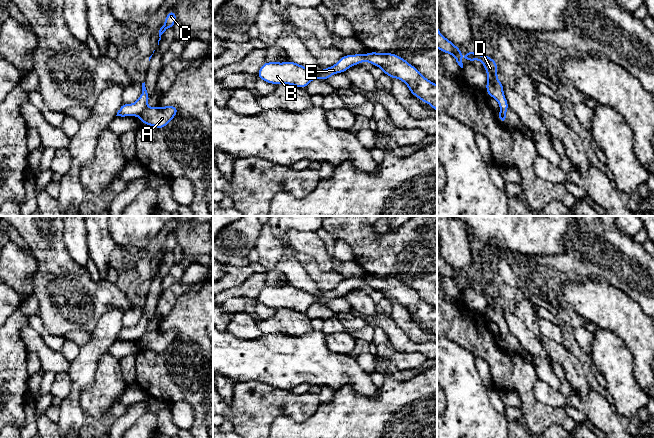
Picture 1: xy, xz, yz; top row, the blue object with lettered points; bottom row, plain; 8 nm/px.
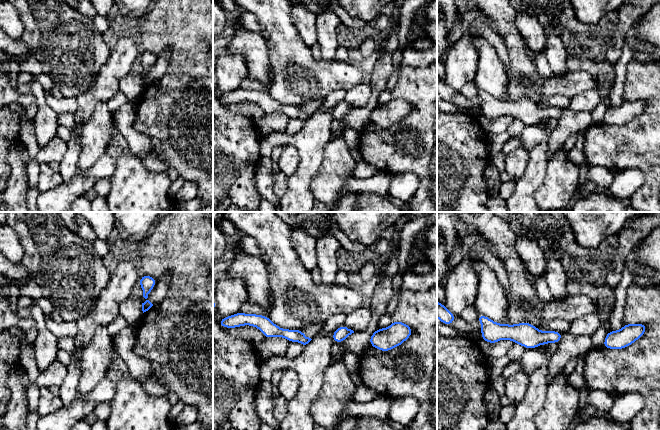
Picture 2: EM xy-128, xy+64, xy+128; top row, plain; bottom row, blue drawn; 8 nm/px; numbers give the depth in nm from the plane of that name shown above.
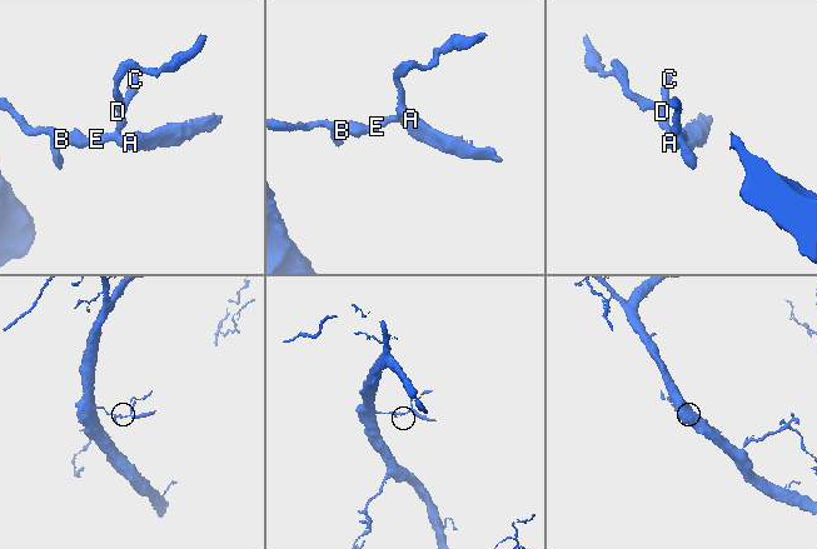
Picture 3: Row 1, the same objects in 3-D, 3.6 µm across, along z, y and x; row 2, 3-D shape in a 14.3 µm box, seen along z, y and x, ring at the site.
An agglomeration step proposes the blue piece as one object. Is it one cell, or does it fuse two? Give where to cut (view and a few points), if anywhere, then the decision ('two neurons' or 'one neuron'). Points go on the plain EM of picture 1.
cut xy (146, 331), (139, 340); two neurons

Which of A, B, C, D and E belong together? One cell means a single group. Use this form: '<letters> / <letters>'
A / B C D E

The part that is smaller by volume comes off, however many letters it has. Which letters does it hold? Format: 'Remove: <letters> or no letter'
Remove: A

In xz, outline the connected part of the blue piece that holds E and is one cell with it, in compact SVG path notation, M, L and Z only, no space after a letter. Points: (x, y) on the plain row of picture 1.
M365 278L344 279L335 289L323 292L321 296L313 295L291 284L285 287L265 285L258 294L257 300L270 308L289 308L305 313L312 304L326 305L332 299L345 297L348 292L366 285Z

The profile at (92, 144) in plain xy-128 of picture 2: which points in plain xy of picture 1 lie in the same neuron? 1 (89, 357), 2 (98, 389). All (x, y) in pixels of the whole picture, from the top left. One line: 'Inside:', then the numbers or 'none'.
Inside: 2

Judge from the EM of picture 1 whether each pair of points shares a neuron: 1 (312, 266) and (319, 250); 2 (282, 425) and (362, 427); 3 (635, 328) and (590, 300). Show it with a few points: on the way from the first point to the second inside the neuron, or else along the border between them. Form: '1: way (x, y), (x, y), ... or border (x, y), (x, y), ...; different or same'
1: border (295, 252), (308, 254), (321, 270), (332, 270); different
2: way (302, 427), (342, 427); same
3: way (624, 317), (601, 303); same

